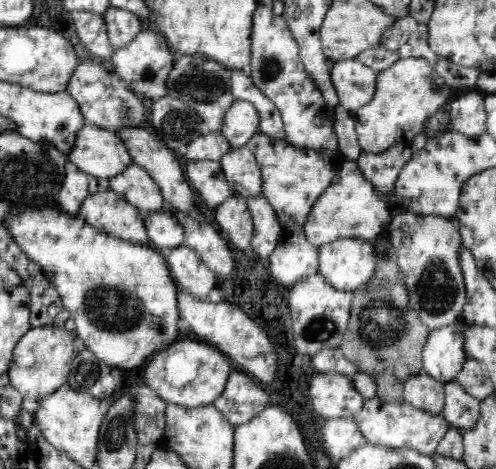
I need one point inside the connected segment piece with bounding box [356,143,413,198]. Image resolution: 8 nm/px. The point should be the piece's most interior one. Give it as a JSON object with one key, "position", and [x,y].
{"position":[381,169]}

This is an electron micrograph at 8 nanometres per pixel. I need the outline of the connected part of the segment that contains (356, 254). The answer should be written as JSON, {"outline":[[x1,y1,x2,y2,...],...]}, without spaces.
{"outline":[[343,238,321,244,318,249,319,274,326,285,340,292,355,291,368,283,376,268,373,242]]}

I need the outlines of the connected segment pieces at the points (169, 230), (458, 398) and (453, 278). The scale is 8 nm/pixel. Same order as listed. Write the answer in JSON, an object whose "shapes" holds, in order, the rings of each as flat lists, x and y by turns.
{"shapes":[[[156,211,143,217,149,244,166,252,183,244,184,231,180,221,169,211]],[[457,381,444,385,445,407,442,415,448,424,460,432,473,431,480,418,480,399,468,394]],[[410,211,398,213,386,228,387,238,393,240,397,264,405,274,405,286,409,293,408,304,429,331,437,330,461,321,466,305,466,285,459,258,465,249,459,235,459,225,455,216,419,215]]]}

